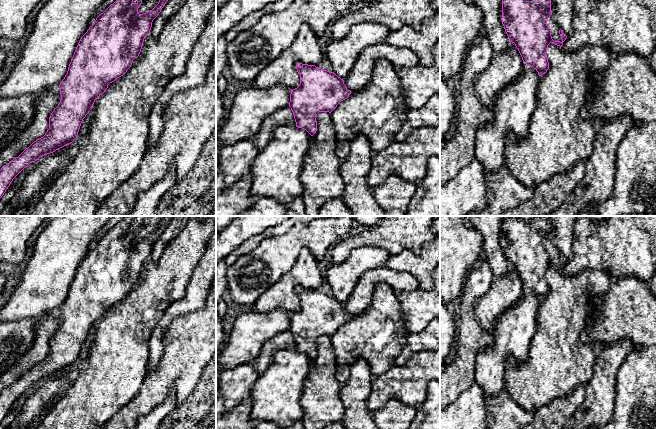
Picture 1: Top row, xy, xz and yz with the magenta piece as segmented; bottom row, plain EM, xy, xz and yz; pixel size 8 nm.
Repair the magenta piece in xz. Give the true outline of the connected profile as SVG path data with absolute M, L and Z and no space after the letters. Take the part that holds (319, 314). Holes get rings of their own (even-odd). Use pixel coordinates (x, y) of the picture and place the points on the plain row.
M298 287L296 293L300 299L300 308L291 314L289 331L296 351L313 360L317 355L317 338L331 337L341 325L349 321L351 315L343 303L333 296L302 287Z

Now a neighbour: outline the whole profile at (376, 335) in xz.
M378 283L370 306L362 313L351 315L349 321L330 337L336 360L335 376L341 386L348 382L351 366L359 359L368 362L373 377L388 371L394 366L407 332L398 292L388 284Z

